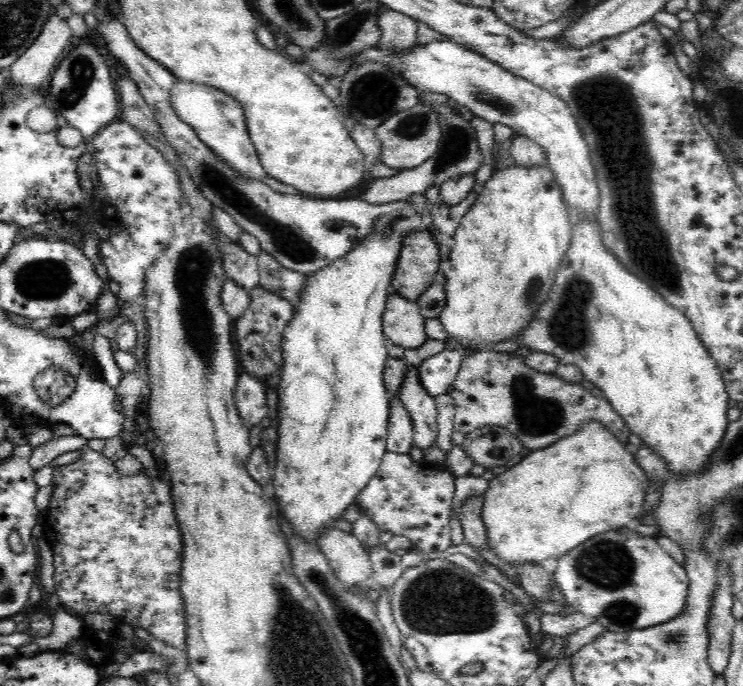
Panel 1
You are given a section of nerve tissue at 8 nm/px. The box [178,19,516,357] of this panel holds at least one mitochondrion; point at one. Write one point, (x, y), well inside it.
(224, 187)

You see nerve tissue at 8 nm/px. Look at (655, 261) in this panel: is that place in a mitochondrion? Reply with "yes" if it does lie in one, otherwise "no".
yes

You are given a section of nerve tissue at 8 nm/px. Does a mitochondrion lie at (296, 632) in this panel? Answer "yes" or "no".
yes

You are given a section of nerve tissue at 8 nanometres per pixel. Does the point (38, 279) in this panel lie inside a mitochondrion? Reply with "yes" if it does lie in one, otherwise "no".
yes

